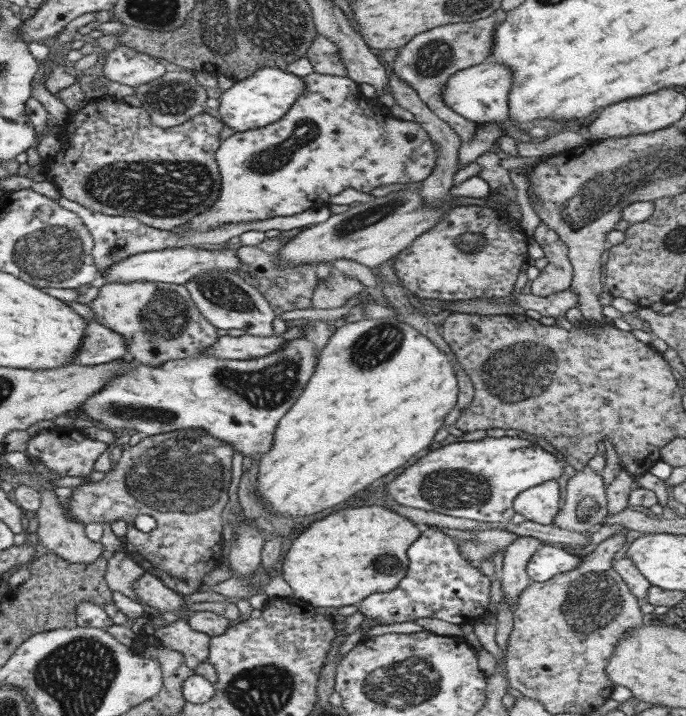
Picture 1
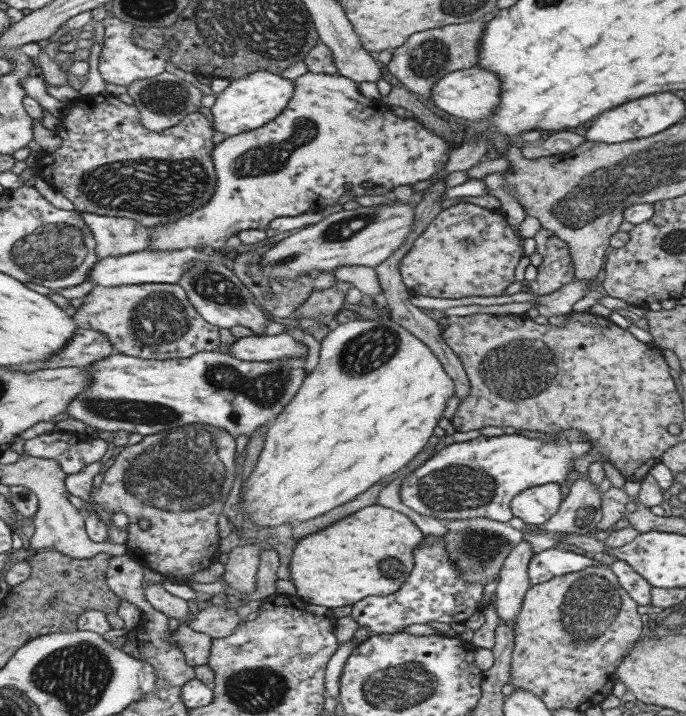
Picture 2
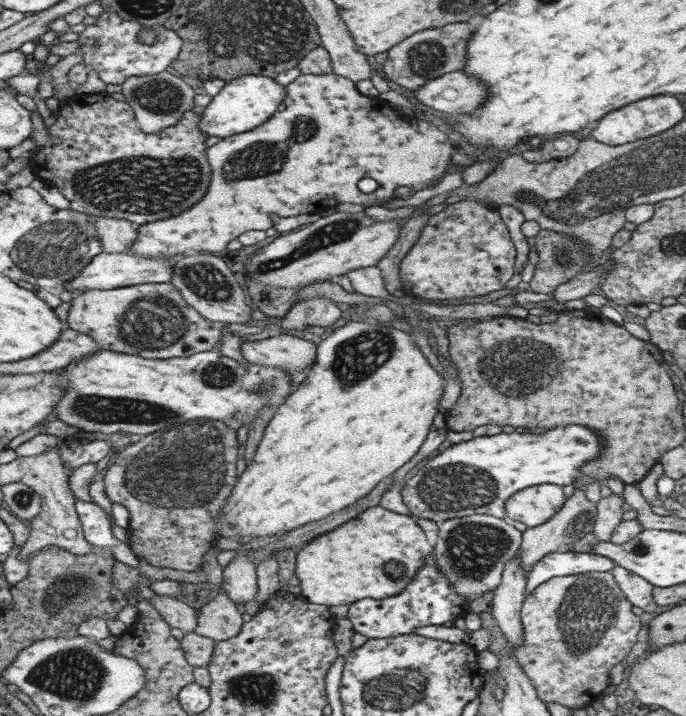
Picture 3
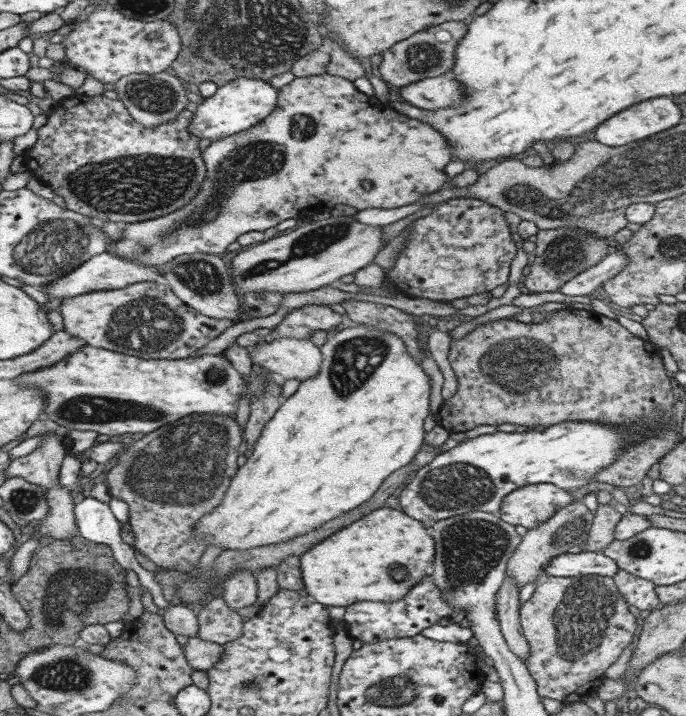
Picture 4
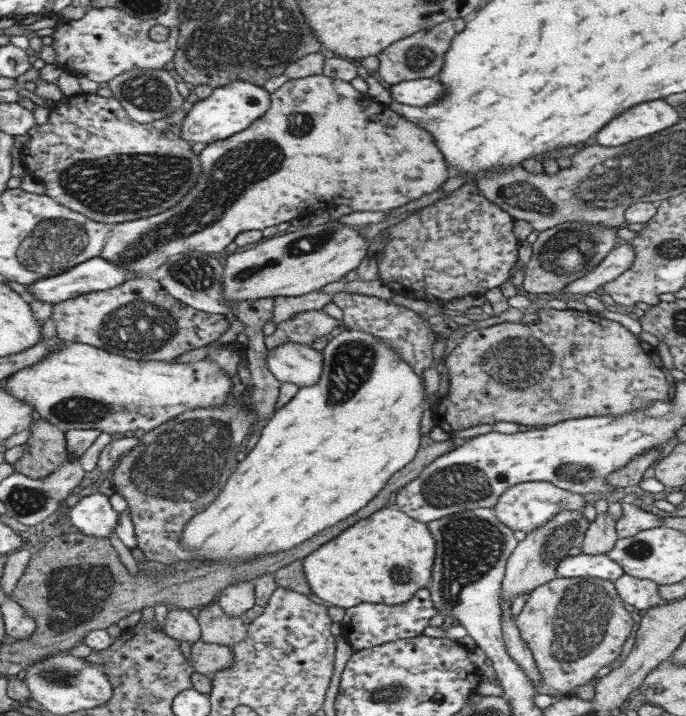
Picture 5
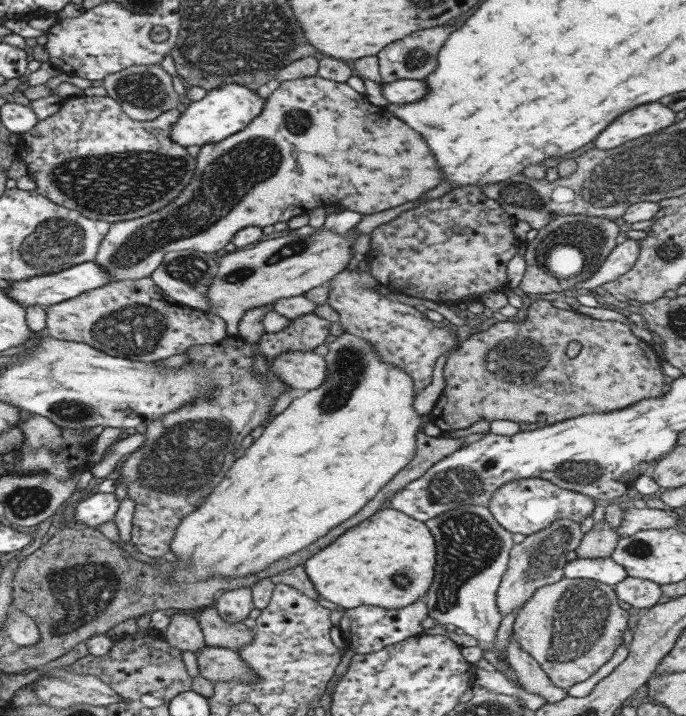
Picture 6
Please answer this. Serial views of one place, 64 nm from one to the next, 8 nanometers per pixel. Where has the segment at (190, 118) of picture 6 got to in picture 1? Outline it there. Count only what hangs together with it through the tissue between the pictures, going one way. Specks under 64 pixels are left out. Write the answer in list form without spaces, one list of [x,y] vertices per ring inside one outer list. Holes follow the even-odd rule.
[[[263,67],[249,74],[247,78],[234,80],[234,83],[224,90],[219,98],[217,116],[233,131],[251,130],[267,126],[279,120],[293,102],[303,94],[305,83],[300,76],[295,76],[286,69]]]

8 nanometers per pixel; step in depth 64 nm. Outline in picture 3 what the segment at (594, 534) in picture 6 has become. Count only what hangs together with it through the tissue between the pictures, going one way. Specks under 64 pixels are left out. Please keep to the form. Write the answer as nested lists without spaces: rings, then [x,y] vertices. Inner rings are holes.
[[[613,493],[608,496],[600,497],[596,502],[597,518],[592,526],[591,541],[608,541],[613,529],[620,523],[623,510],[623,497]]]

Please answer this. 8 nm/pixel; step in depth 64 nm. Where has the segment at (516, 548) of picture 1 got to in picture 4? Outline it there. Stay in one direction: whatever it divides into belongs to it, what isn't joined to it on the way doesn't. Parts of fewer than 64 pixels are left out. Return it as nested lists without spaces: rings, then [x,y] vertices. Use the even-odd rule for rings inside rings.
[[[505,576],[495,593],[496,618],[508,650],[522,663],[528,656],[528,645],[519,626],[519,585]]]

